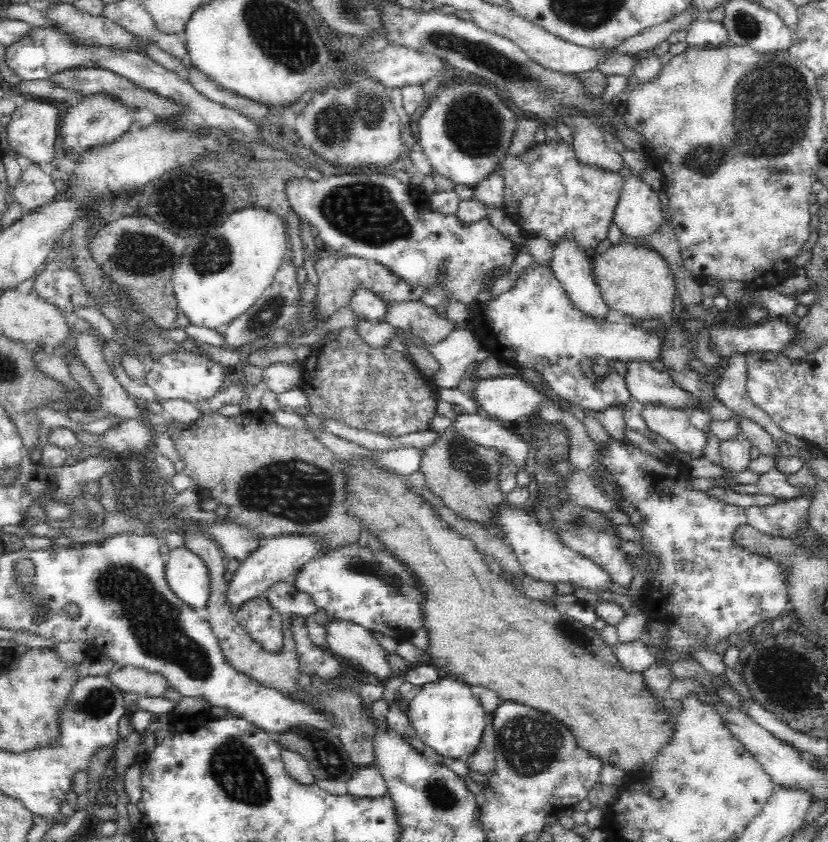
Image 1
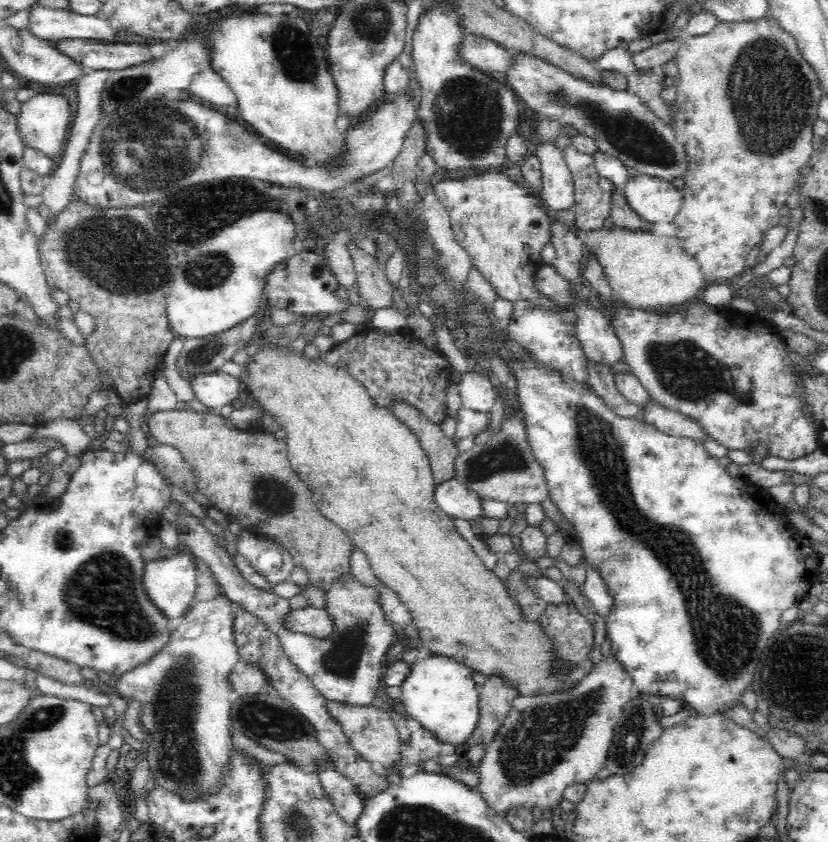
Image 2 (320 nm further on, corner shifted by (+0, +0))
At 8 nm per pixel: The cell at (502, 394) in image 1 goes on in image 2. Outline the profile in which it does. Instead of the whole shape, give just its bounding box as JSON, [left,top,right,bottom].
[457,373,497,413]

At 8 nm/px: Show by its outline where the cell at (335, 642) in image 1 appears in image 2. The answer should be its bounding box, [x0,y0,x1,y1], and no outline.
[284,605,336,640]

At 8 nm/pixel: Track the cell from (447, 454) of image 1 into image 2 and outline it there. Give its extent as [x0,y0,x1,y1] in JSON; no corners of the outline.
[392,403,462,486]

